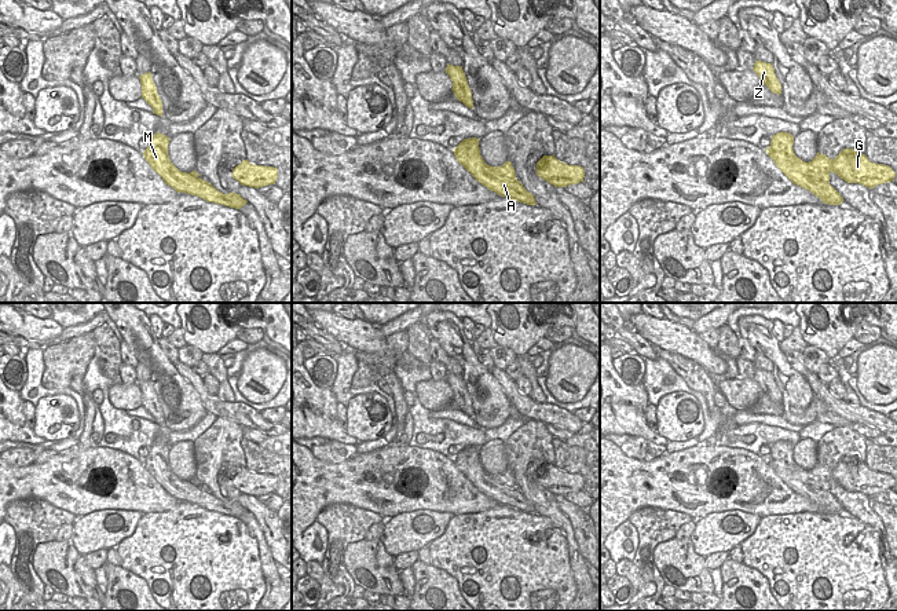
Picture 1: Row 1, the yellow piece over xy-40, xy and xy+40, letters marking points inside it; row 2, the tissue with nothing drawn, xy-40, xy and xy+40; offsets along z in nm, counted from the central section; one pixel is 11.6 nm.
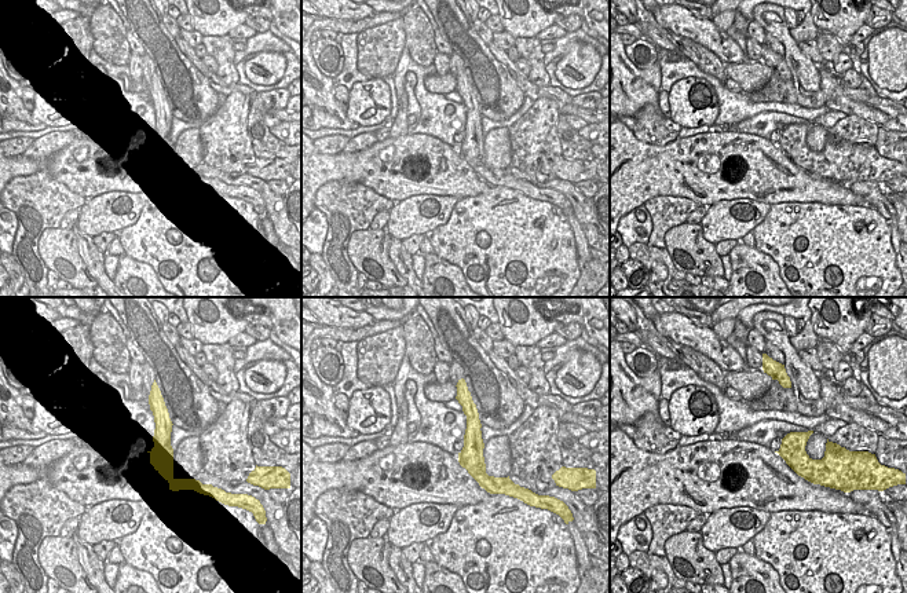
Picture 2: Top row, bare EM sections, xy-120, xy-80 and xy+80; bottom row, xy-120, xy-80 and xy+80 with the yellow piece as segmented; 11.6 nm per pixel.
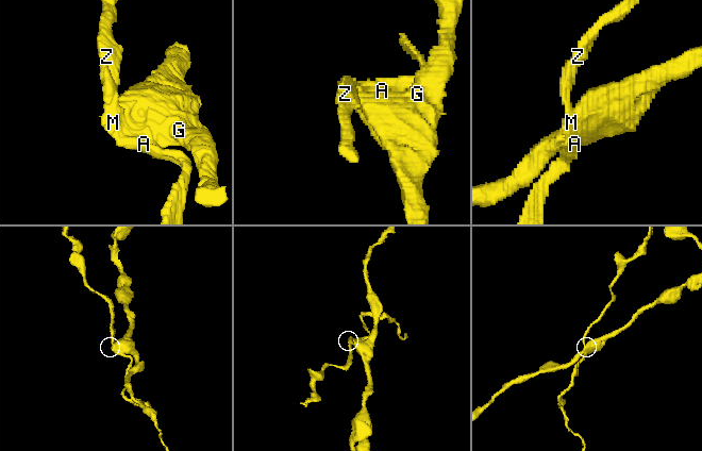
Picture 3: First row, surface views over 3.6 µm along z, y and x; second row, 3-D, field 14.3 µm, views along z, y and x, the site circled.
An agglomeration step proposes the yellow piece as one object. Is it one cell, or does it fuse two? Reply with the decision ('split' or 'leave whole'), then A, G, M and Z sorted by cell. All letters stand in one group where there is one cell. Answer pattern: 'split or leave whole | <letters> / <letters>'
split | A M Z / G

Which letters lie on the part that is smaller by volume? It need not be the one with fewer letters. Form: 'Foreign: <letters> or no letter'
Foreign: A, M, Z

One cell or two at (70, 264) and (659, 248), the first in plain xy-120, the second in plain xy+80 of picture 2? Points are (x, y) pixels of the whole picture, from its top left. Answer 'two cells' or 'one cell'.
two cells

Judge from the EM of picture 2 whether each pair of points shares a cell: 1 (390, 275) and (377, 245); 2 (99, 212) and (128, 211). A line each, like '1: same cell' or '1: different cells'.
1: same cell
2: same cell

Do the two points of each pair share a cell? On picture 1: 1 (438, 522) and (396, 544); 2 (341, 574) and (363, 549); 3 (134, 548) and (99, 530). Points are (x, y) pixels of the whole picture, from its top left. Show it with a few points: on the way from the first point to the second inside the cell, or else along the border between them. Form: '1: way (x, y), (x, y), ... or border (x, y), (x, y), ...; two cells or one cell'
1: way (427, 524), (418, 534), (407, 534); one cell
2: border (361, 540), (344, 552), (355, 584); two cells
3: border (141, 515), (135, 530), (114, 547); two cells

